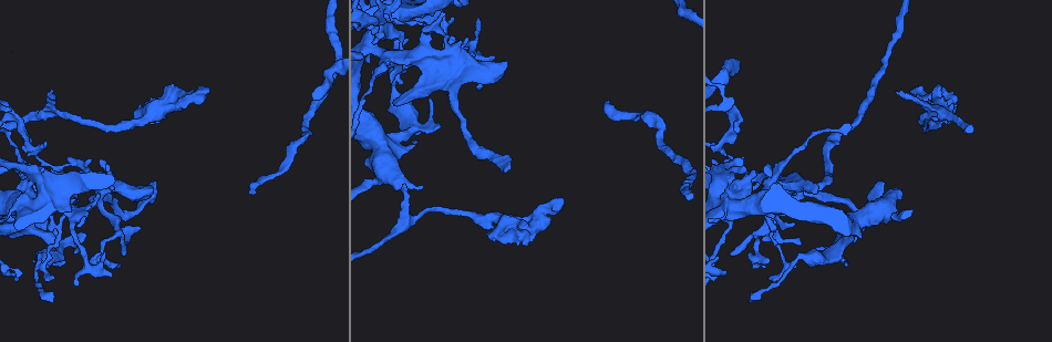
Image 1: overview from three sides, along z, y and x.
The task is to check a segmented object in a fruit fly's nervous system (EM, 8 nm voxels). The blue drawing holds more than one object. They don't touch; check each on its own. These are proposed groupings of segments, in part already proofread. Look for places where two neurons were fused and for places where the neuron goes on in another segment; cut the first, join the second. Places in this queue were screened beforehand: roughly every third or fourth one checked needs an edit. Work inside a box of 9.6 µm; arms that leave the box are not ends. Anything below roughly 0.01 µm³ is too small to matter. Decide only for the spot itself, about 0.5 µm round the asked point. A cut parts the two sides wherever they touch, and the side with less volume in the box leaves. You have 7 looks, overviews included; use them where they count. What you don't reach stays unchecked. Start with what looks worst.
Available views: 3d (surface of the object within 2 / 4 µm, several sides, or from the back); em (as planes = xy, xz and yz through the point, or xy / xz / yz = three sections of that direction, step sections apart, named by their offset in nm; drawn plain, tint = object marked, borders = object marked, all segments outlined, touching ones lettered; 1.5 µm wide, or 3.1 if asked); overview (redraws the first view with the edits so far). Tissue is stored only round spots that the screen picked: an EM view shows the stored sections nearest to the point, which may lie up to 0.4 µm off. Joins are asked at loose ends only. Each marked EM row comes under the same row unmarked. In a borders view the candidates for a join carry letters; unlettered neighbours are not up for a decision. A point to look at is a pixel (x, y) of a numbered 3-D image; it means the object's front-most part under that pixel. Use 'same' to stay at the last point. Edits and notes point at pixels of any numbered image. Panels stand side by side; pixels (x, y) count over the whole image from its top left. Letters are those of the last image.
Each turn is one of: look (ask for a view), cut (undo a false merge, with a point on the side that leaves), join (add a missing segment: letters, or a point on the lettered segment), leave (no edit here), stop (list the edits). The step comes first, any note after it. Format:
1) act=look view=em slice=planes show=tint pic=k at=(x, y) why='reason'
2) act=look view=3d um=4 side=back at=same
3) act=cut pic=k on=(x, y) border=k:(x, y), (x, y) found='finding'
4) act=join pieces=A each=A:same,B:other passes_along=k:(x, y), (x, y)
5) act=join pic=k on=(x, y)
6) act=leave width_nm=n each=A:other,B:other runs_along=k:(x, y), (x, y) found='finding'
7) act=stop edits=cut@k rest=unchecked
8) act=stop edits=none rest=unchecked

act=look view=em slice=planes show=borders pic=1 at=(205, 88)

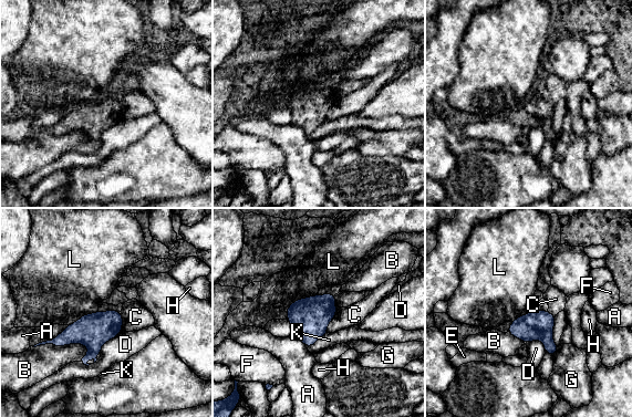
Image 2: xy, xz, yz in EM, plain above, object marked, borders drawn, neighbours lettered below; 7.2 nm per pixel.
act=leave width_nm=200 longest_contact=B:380nm each=A:other,B:other,C:other,D:other,E:other,F:other,G:other,H:other,K:other,L:other found='no lettered segment goes on from it'

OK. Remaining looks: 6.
act=look view=em slice=xz step=8 show=borders pic=1 at=(152, 187) why='an open end'

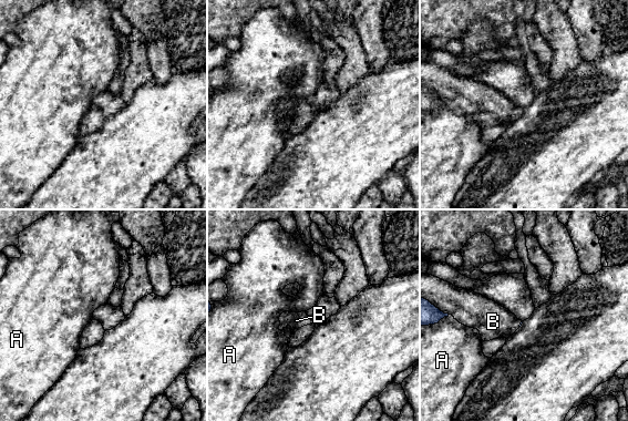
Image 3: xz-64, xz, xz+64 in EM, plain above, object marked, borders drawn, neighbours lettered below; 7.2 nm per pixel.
act=look view=em slice=planes show=borders at=same

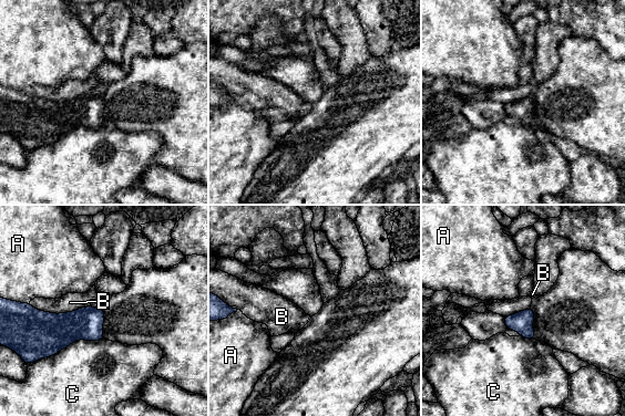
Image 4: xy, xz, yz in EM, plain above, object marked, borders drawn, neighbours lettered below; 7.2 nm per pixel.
act=leave longest_contact=C:480nm each=A:other,B:other,C:other border=4:(28, 303), (53, 313), (90, 305) found='none of them fits'

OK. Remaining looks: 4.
act=stop edits=none rest=unchecked

